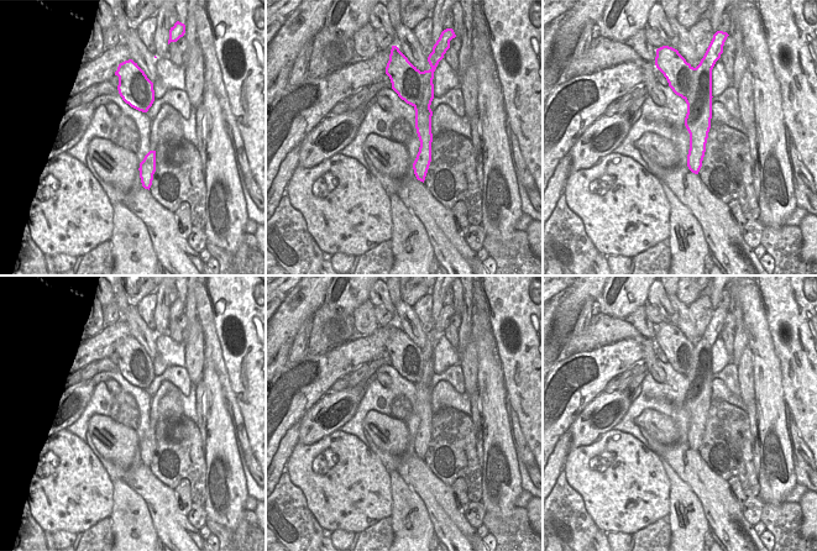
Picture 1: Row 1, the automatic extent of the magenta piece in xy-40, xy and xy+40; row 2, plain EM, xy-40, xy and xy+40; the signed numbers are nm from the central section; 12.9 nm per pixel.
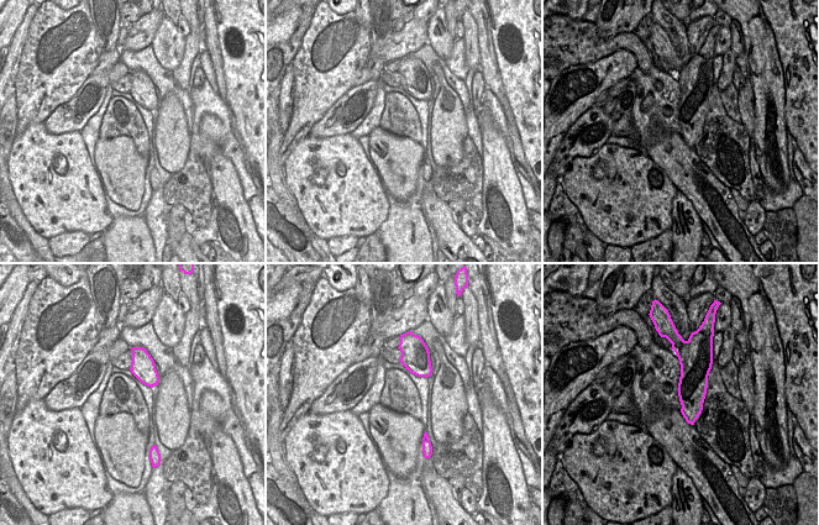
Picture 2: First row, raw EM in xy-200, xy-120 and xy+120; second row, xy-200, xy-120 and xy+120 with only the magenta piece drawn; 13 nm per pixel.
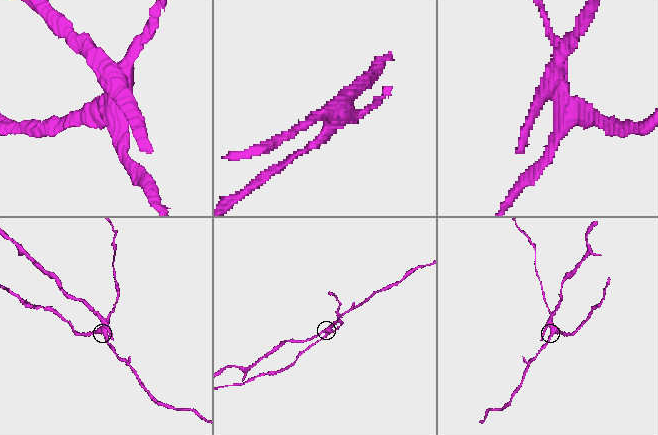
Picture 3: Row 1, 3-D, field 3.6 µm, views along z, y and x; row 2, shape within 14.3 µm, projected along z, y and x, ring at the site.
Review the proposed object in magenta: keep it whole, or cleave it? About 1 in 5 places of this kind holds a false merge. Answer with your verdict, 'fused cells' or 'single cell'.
fused cells

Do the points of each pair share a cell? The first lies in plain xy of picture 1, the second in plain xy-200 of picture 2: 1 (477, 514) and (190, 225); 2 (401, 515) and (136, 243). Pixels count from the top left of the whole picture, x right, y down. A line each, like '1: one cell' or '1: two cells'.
1: one cell
2: one cell

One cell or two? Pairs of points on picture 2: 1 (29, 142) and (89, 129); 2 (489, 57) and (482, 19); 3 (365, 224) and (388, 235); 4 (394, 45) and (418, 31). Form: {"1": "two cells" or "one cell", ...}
{"1": "two cells", "2": "one cell", "3": "two cells", "4": "one cell"}

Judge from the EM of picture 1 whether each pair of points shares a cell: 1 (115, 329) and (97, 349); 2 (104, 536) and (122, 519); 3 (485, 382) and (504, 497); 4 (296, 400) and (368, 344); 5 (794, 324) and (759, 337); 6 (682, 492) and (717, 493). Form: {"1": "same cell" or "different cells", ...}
{"1": "same cell", "2": "different cells", "3": "same cell", "4": "same cell", "5": "different cells", "6": "different cells"}

